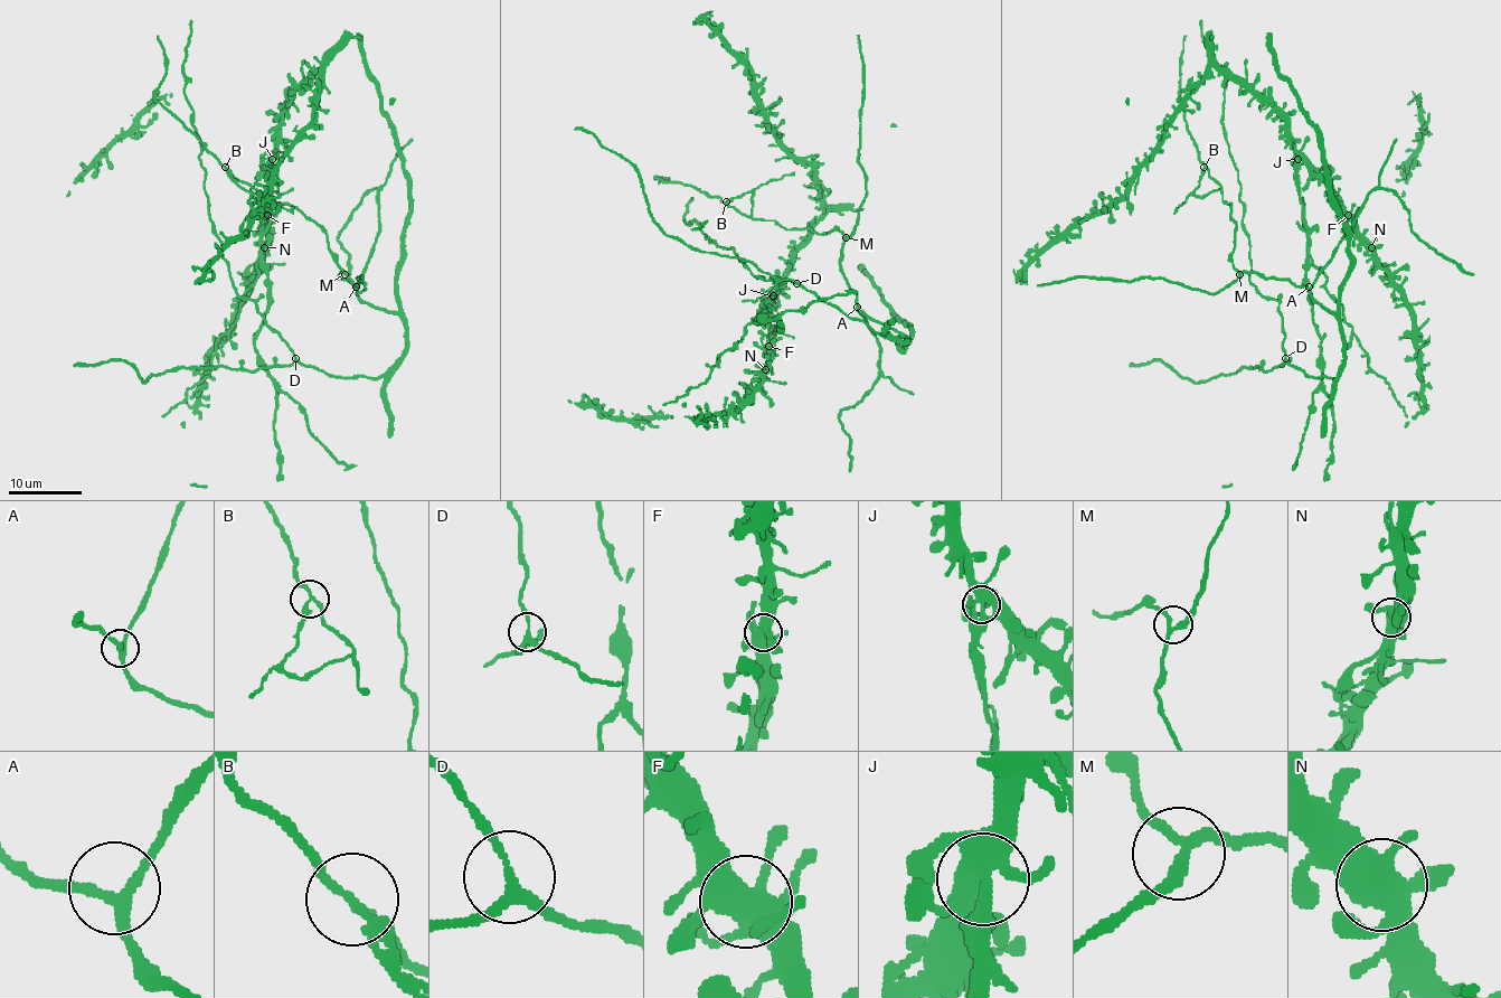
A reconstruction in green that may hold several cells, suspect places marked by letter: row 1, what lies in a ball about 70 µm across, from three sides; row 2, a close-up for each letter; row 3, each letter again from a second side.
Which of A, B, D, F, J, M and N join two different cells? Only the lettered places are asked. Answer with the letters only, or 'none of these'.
B, J

